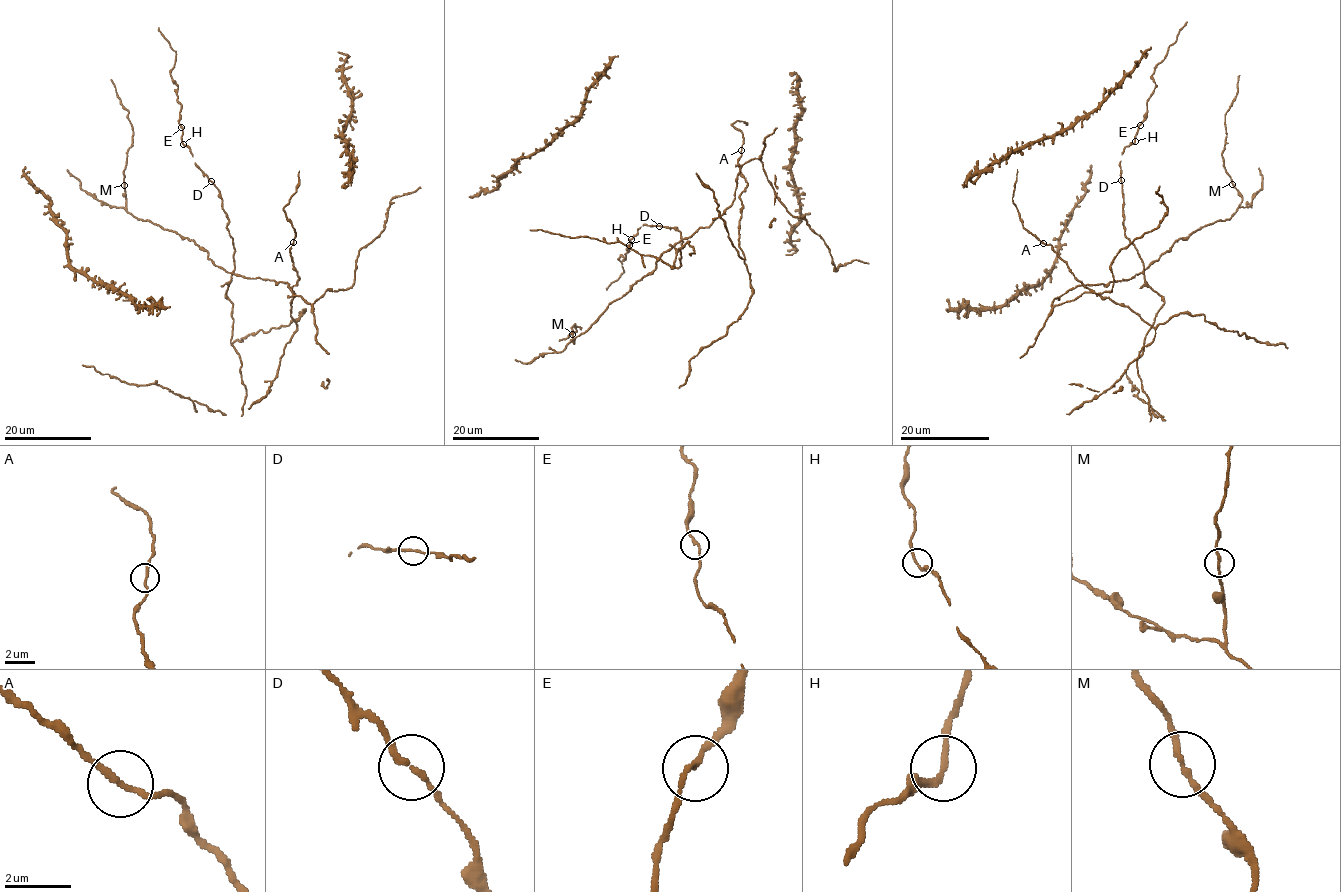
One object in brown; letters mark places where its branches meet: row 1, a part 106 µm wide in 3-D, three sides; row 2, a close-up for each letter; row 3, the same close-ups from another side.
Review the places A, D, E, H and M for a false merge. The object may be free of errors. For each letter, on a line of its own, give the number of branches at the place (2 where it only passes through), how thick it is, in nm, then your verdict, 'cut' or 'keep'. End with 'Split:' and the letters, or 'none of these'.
A: 2 | 170 nm | keep
D: 2 | 170 nm | keep
E: 2 | 160 nm | keep
H: 2 | 170 nm | keep
M: 2 | 160 nm | keep
Split: none of these

